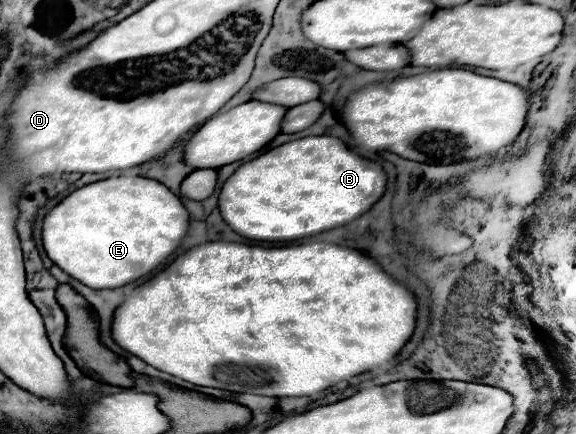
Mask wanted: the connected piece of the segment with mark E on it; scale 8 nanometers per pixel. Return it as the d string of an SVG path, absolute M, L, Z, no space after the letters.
M111 176L111 178L105 178L105 180L99 180L99 182L93 182L93 184L87 184L83 188L77 188L73 190L69 196L65 196L57 206L53 206L45 218L43 218L43 230L41 230L41 238L43 238L43 248L47 252L47 256L63 270L67 272L69 276L75 276L75 280L83 282L83 284L89 284L89 288L119 288L123 284L129 284L141 276L147 276L151 272L155 272L157 268L161 268L163 264L167 264L169 256L177 250L177 246L181 244L183 236L187 234L187 228L189 228L189 216L187 216L187 210L183 208L181 200L167 188L163 186L161 182L157 180L151 180L151 178L143 178L143 176Z

